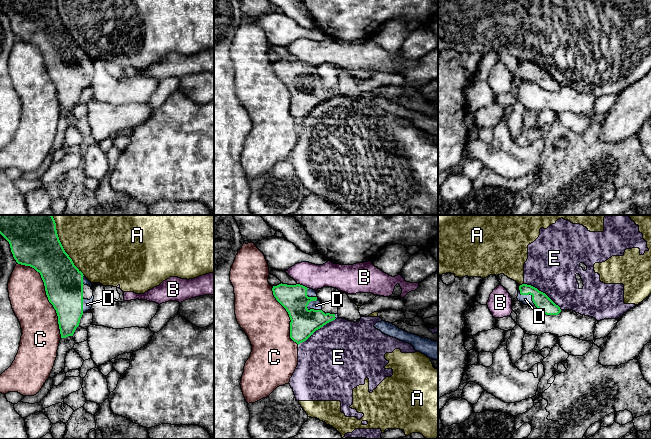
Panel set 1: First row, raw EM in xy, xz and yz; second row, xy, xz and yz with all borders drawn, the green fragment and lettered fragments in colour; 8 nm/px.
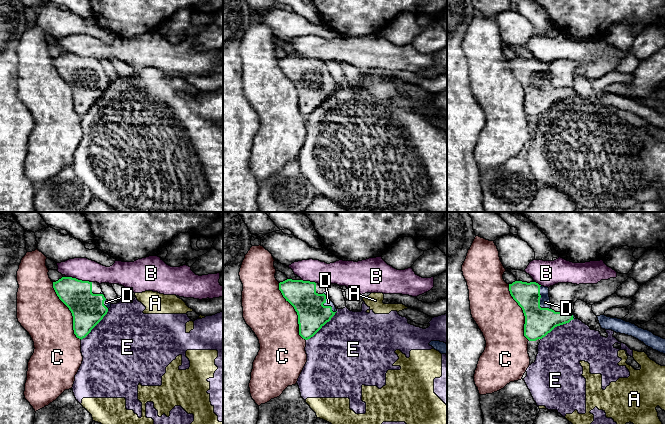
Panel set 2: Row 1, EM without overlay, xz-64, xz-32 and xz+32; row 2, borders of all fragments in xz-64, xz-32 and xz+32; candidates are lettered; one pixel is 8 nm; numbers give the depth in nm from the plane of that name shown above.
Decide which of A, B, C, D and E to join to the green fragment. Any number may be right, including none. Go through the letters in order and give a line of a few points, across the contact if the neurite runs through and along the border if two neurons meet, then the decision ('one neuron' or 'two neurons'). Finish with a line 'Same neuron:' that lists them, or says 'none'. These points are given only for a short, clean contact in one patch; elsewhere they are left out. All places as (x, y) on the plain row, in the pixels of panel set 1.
A: two neurons
B: two neurons
C: two neurons
D: one neuron
E: two neurons
Same neuron: D

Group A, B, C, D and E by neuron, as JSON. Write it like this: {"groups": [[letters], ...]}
{"groups": [["A", "E"], ["B"], ["C"], ["D"]]}

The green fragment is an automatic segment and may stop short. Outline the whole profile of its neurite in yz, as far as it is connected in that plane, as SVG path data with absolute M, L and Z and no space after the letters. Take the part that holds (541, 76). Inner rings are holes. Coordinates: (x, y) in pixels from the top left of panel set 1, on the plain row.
M522 60L519 62L518 77L528 82L536 82L546 91L558 91L561 85L545 69L537 64Z

